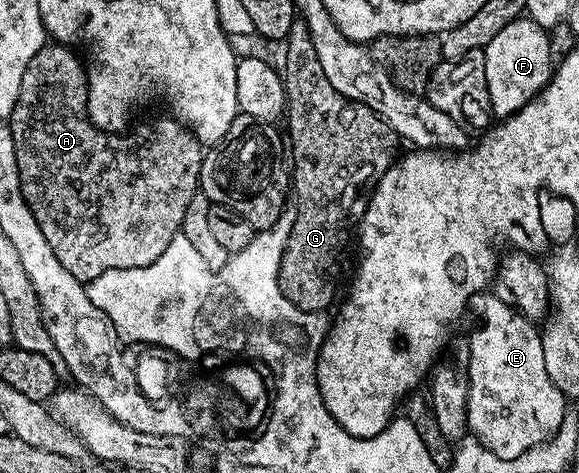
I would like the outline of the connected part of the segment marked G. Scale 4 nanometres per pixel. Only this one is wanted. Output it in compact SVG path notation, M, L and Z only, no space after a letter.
M301 20L291 25L285 39L287 59L281 65L283 88L287 92L285 123L291 137L289 146L289 166L293 171L293 201L295 219L293 232L285 244L279 269L279 287L284 296L297 308L312 312L323 312L335 298L339 290L339 261L347 250L347 241L352 241L357 227L363 220L367 201L375 191L379 178L396 161L395 142L397 135L385 120L373 113L365 104L349 100L329 84L321 69L321 60L313 49L313 40Z

